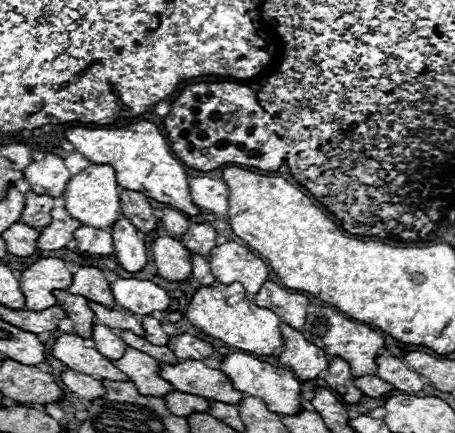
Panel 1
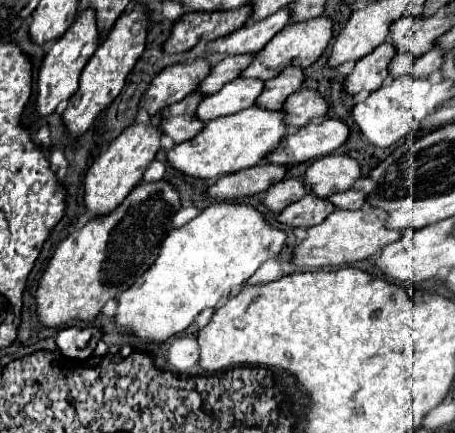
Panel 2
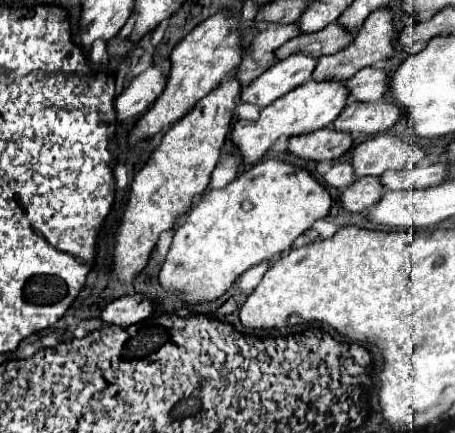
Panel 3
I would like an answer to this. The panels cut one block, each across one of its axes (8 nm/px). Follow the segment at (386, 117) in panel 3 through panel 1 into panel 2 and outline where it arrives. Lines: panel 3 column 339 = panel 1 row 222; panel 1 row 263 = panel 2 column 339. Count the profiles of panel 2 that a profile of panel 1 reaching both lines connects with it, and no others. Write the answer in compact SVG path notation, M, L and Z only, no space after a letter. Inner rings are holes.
M326 118L300 128L294 134L288 134L278 150L270 152L268 160L272 164L292 166L298 162L314 160L324 154L332 154L340 148L350 136L350 126L340 118Z

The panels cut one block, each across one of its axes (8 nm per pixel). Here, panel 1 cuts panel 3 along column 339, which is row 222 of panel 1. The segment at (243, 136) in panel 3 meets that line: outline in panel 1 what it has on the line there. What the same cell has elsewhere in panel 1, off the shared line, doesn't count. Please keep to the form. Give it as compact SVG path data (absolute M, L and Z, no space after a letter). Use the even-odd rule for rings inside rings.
M92 164L88 170L72 176L66 188L66 210L72 218L80 220L84 226L96 226L100 230L112 228L122 216L120 208L120 188L116 182L116 172L108 164Z

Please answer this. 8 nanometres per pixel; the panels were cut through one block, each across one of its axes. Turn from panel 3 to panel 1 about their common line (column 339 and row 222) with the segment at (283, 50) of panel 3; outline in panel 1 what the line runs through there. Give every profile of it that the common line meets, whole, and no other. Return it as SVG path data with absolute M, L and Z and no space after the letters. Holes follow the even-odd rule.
M34 192L26 194L26 204L22 210L22 222L32 226L32 228L44 228L52 222L52 212L54 200L52 196L38 196Z

